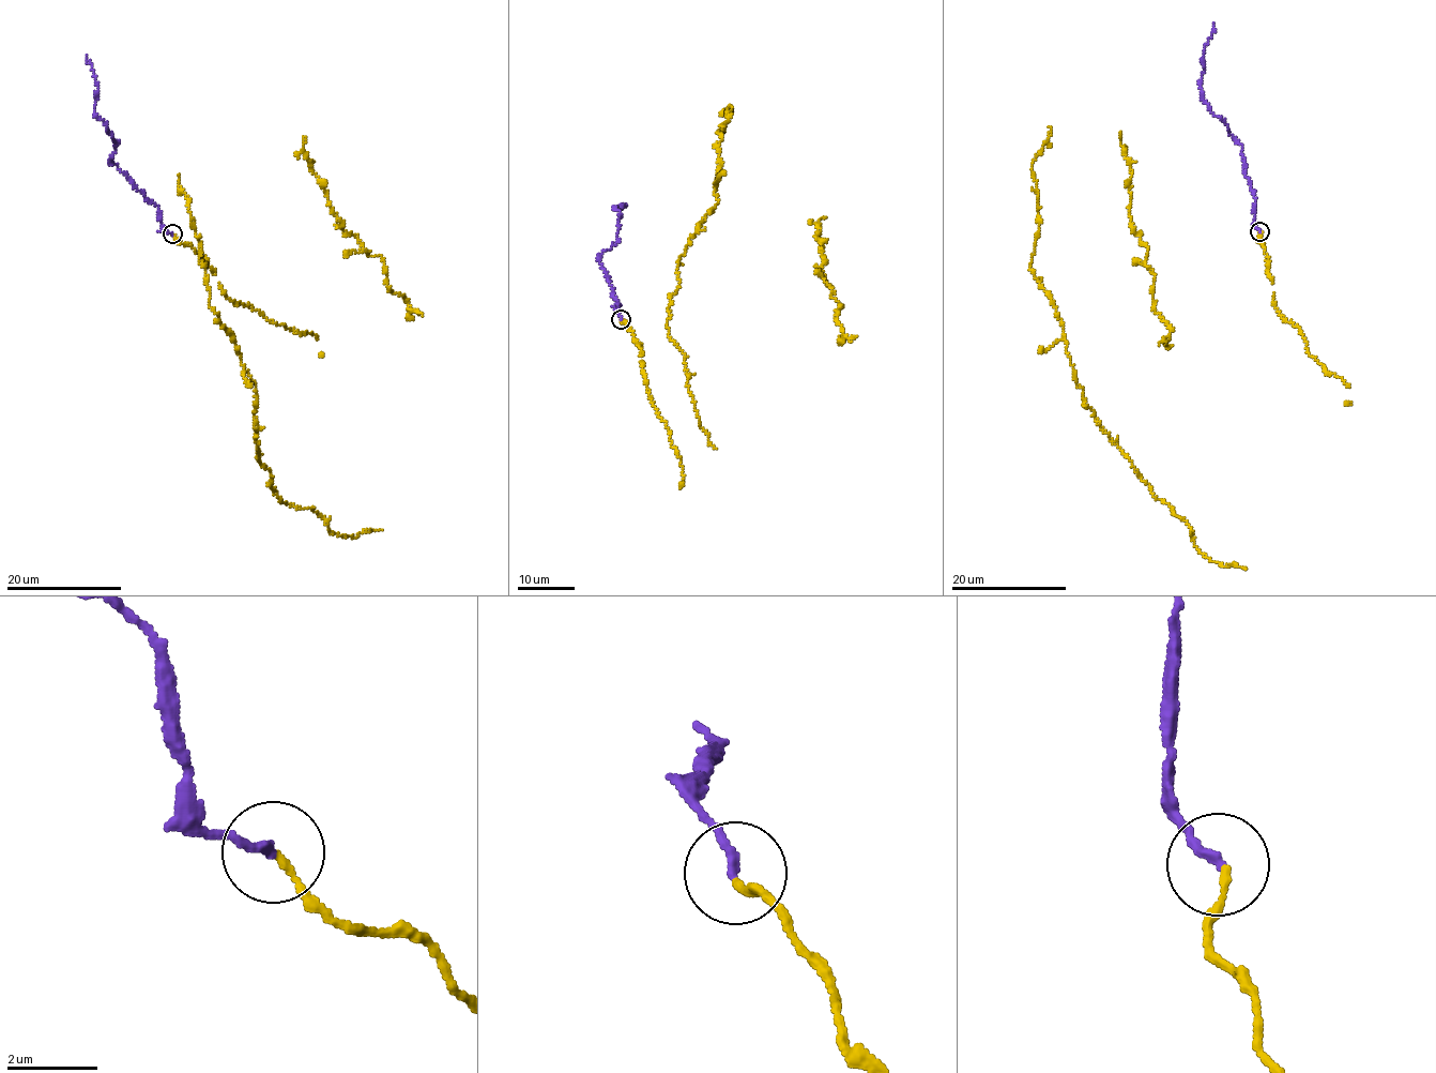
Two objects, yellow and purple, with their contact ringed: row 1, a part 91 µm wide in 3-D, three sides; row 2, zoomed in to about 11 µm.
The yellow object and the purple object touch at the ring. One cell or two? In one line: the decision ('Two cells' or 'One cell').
One cell

